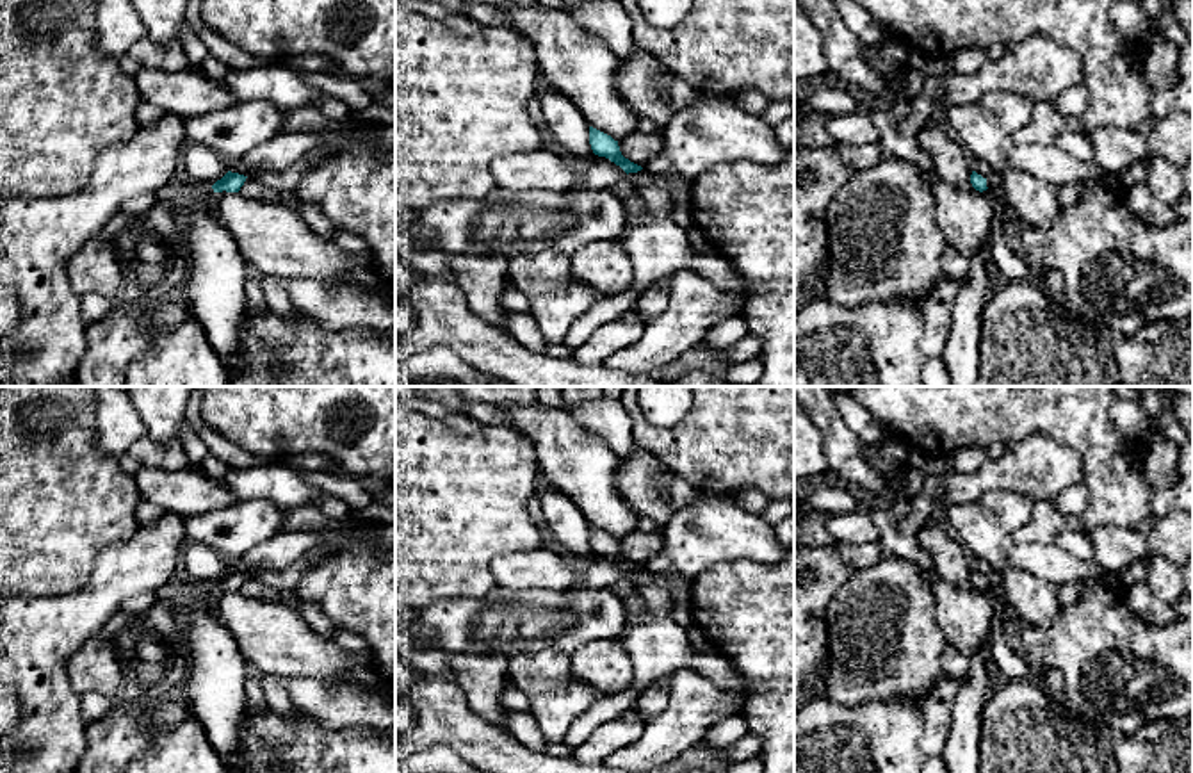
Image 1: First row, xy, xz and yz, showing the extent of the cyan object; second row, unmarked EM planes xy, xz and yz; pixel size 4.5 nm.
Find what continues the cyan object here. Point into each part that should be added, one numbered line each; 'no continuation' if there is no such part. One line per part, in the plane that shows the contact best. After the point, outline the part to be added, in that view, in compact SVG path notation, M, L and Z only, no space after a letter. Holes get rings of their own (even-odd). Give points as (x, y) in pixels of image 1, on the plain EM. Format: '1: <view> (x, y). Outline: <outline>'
no continuation

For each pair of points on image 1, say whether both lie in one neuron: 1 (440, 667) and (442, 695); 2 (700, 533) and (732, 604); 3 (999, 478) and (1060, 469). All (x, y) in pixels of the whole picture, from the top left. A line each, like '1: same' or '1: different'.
1: different
2: different
3: same

